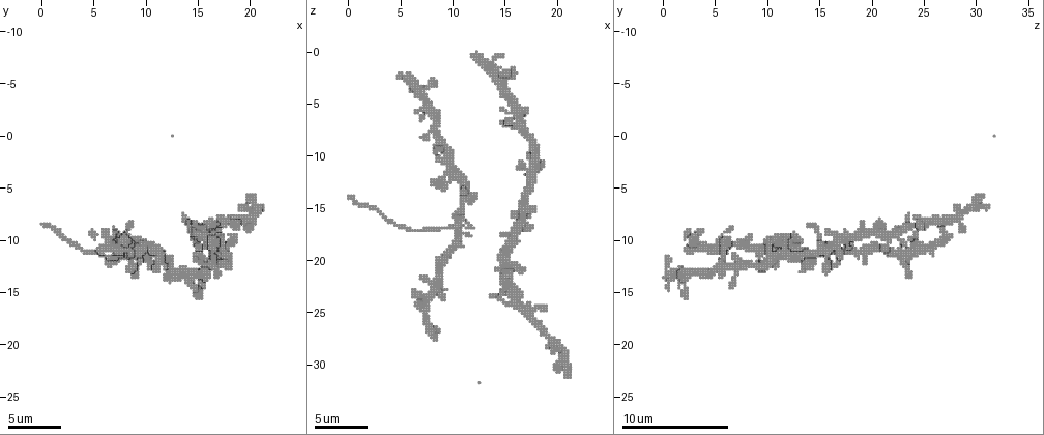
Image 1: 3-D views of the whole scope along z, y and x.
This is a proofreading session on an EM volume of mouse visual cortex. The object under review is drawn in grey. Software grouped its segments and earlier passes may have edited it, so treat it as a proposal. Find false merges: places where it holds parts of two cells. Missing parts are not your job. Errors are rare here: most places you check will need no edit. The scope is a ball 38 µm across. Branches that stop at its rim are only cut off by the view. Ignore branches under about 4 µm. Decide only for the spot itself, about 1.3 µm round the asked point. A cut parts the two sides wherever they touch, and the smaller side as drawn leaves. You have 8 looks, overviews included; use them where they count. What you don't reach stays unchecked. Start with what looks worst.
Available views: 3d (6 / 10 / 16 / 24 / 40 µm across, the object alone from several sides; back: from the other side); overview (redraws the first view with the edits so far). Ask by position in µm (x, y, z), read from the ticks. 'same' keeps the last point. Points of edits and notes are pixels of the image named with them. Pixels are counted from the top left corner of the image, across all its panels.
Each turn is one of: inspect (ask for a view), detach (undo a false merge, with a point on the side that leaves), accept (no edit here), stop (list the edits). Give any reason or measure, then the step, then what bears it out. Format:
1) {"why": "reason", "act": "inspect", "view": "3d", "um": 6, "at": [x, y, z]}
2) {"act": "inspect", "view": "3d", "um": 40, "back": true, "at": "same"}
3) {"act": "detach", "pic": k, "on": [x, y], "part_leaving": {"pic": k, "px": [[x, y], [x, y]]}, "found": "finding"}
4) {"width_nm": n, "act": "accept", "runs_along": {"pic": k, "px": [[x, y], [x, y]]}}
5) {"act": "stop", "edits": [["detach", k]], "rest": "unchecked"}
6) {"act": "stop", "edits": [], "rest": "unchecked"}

{"why": "three arms meet", "act": "inspect", "view": "3d", "um": 16, "at": [10.4, 12.0, 16.6]}

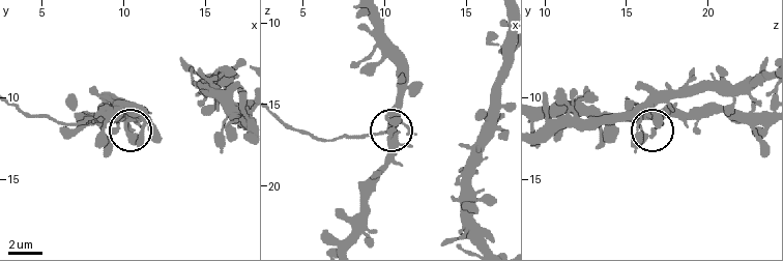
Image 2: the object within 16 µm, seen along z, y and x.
{"width_nm": 240, "act": "detach", "pic": 2, "on": [360, 136], "part_leaving": {"pic": 2, "px": [[383, 131], [317, 139], [280, 122]]}, "found": "two cells meet here"}

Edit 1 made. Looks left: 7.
{"act": "inspect", "view": "overview"}

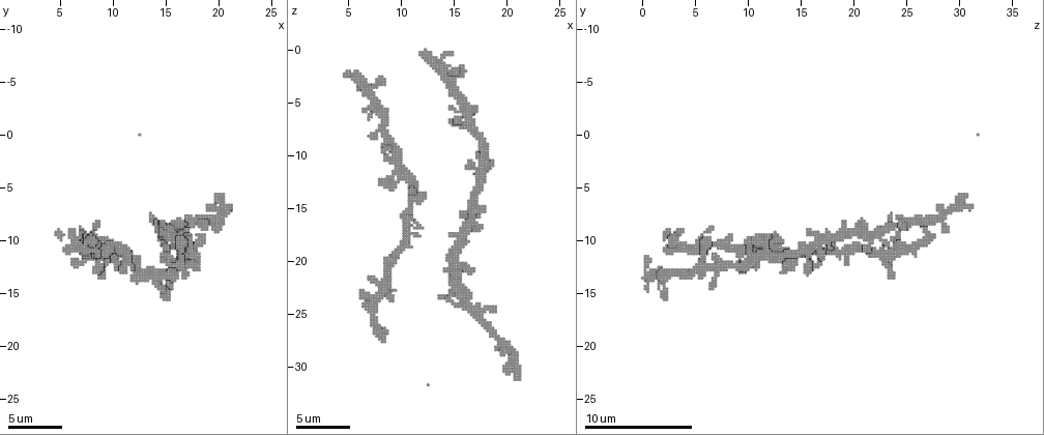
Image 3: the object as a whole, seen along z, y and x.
{"why": "four or more arms meet", "act": "inspect", "view": "3d", "um": 10, "at": [16.2, 12.0, 5.6]}

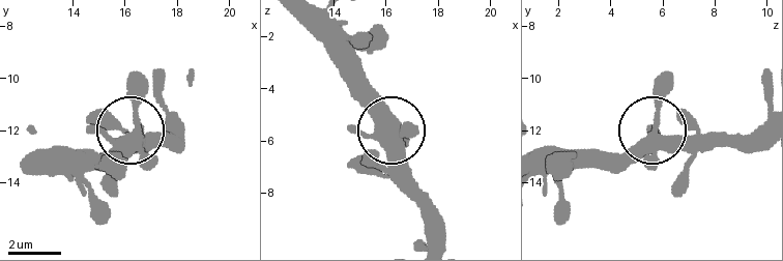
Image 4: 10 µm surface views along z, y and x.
{"arms": 5, "act": "accept", "found": "one cell here"}

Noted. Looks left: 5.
{"why": "thin neck", "act": "inspect", "view": "3d", "um": 16, "at": [10.6, 10.6, 11.4]}

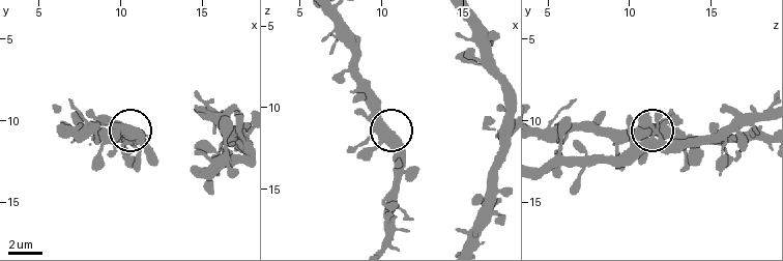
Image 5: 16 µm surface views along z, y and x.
{"why": "zoom in", "act": "inspect", "view": "3d", "um": 6, "at": [10.5, 10.9, 11.5]}

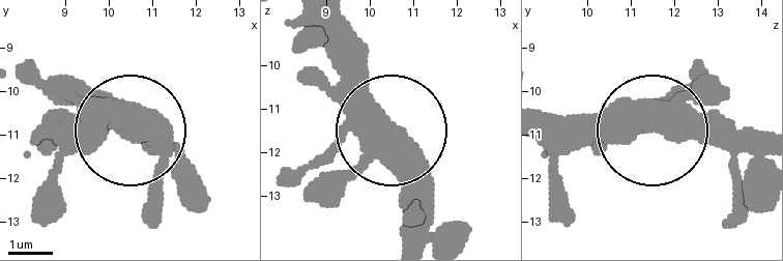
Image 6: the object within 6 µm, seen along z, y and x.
{"width_nm": 690, "act": "accept", "found": "continuous, no second cell"}

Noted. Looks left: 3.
{"why": "calibre changes", "act": "inspect", "view": "3d", "um": 10, "at": [16.2, 10.2, 16.2]}

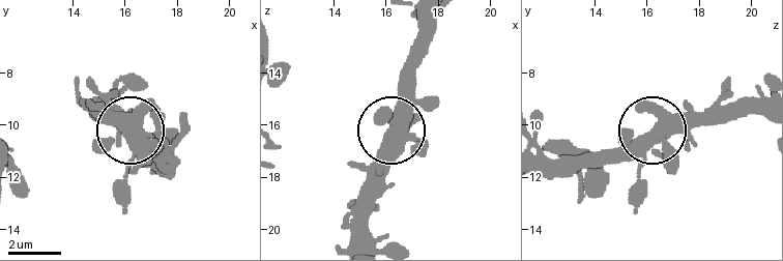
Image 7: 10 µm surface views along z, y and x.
{"arms": 4, "act": "accept", "runs_along": {"pic": 7, "px": [[369, 179], [394, 108], [413, 84]]}, "found": "one cell here"}

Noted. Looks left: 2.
{"act": "stop", "edits": [["detach", 2]], "rest": "unchecked"}

